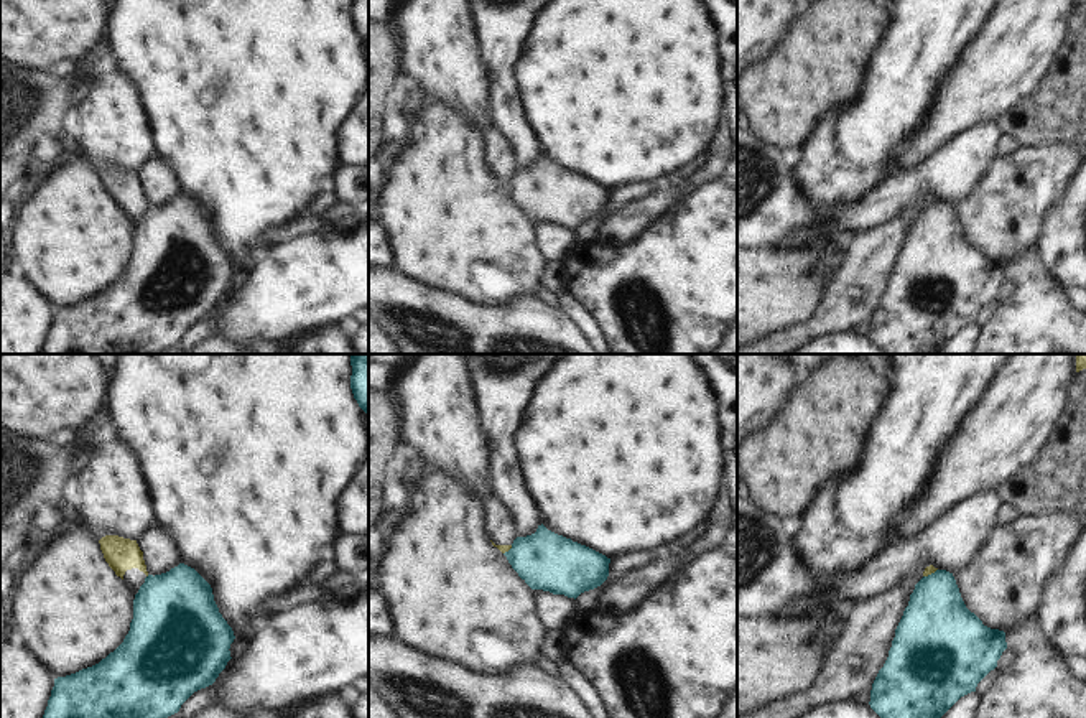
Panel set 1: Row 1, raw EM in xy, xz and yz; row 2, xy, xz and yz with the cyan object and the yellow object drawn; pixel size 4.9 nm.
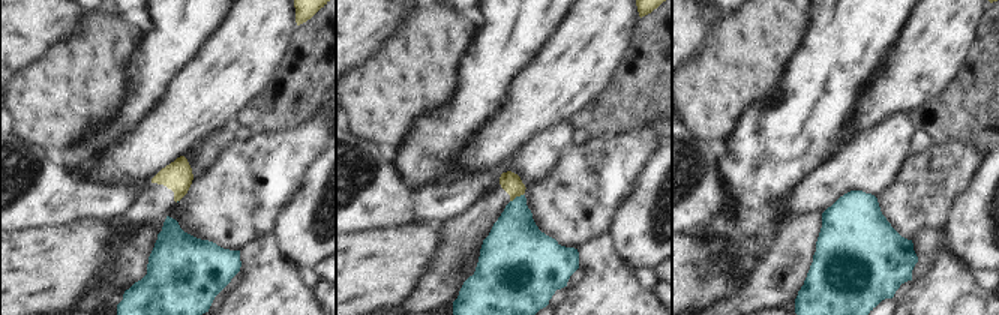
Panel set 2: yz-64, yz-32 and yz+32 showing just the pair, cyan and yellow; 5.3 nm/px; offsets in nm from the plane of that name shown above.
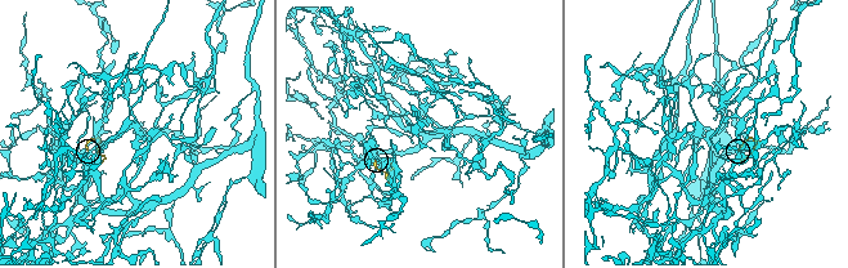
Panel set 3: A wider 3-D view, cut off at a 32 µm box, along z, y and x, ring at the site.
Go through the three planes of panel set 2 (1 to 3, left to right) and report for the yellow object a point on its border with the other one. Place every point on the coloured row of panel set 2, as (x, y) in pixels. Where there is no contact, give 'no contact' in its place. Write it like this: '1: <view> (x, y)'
1: no contact
2: yz-32 (516, 197)
3: no contact

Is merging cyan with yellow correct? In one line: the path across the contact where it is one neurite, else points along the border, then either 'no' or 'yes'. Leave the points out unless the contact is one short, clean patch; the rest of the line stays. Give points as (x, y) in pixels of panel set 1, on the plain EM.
along yz (937, 200), (923, 208) | no

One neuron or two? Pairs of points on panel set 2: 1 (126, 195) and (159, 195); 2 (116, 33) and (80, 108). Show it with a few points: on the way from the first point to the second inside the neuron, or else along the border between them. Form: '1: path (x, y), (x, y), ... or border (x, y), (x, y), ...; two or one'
1: border (152, 179), (146, 189), (116, 221); two
2: path (98, 51), (80, 80), (80, 90); one

